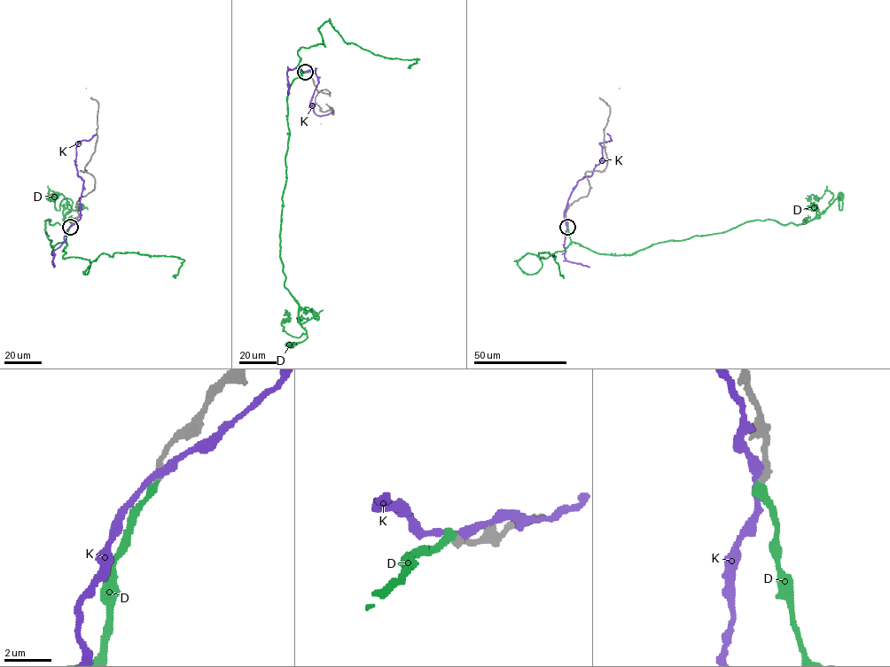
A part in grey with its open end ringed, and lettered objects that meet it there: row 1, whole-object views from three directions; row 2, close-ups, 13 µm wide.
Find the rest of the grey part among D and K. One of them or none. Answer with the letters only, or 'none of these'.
D

